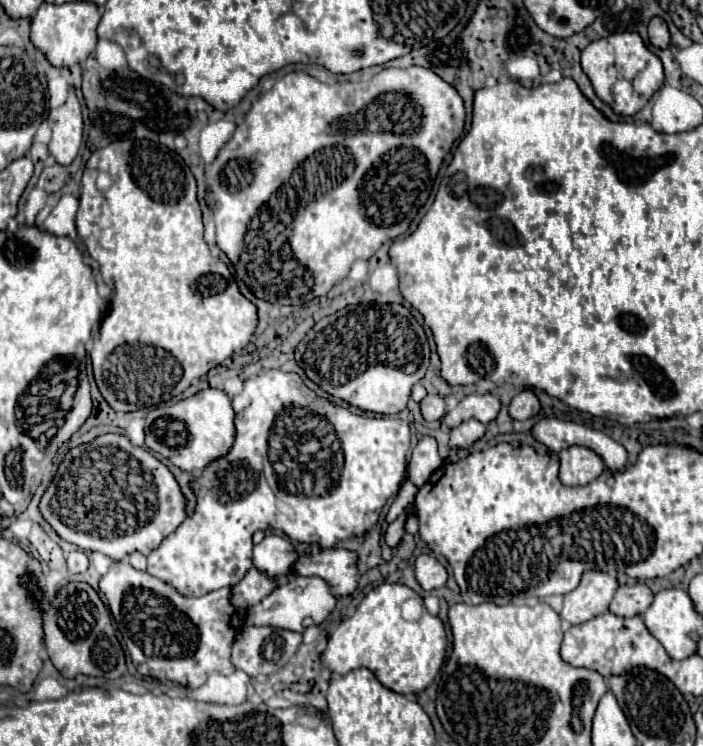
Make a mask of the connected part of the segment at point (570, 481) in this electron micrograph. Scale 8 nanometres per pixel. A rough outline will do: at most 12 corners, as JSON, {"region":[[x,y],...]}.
{"region":[[594,450],[560,452],[560,482],[584,486],[598,478],[604,460]]}

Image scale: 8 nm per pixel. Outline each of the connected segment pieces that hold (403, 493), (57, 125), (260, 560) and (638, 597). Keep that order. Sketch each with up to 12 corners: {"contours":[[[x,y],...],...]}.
{"contours":[[[408,480],[392,502],[386,520],[396,516],[414,502],[418,486]],[[72,92],[48,118],[50,156],[70,164],[82,146],[82,110]],[[268,534],[254,546],[254,566],[288,576],[298,554],[290,540]],[[646,584],[620,586],[610,612],[622,618],[644,614],[654,594]]]}

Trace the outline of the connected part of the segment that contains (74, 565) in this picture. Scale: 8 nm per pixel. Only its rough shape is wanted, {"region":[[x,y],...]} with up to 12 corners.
{"region":[[74,550],[68,556],[72,572],[84,572],[88,558],[84,552]]}

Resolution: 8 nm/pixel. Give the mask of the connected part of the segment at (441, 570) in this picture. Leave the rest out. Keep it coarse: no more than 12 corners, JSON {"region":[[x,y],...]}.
{"region":[[430,554],[416,558],[424,590],[446,586],[448,570]]}

